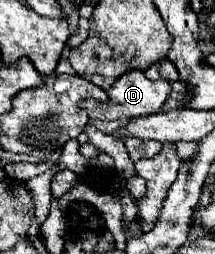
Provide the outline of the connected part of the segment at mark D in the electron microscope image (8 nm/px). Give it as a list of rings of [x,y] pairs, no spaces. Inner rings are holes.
[[[131,70],[125,72],[109,90],[109,100],[107,102],[93,102],[91,98],[81,102],[81,108],[85,108],[89,112],[89,118],[97,118],[97,120],[121,120],[121,118],[137,118],[137,116],[149,116],[149,114],[157,114],[161,110],[161,106],[165,104],[165,100],[171,94],[171,84],[167,80],[149,80],[143,70]]]

